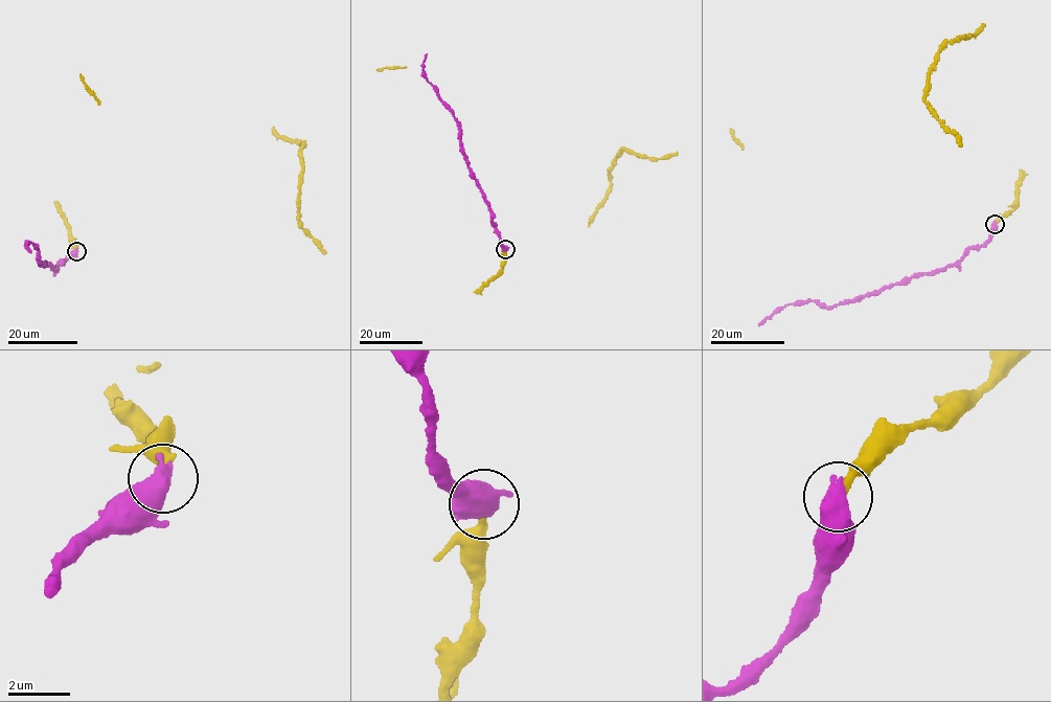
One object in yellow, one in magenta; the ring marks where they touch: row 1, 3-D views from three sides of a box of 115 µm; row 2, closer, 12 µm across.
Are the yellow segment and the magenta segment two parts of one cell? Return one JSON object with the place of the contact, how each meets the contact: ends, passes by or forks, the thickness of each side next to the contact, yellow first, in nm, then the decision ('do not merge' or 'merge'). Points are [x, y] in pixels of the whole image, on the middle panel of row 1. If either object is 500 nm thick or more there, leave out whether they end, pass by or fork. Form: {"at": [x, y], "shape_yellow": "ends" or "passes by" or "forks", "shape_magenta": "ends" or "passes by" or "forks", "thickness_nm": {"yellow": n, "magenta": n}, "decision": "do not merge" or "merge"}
{"at": [505, 249], "thickness_nm": {"yellow": 240, "magenta": 700}, "decision": "merge"}

